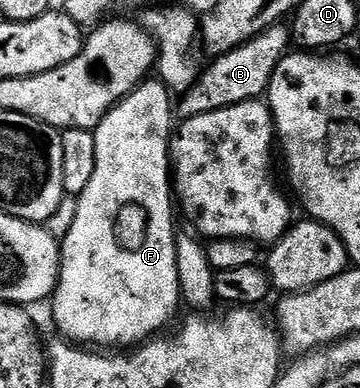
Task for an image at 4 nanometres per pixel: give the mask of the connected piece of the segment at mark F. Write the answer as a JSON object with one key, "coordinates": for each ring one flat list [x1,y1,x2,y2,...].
{"coordinates":[[148,79,127,93,94,130,94,175,86,191,82,191,77,201,77,214,73,225,60,241,60,274,56,280,56,290,50,298,52,321,61,338,81,347,136,347,141,343,163,334,169,328,176,308,181,308,182,298,178,283,176,266,176,239,178,229,172,226,172,209,174,213,174,189,170,182,170,140,174,132,174,97,169,86,159,79]]}

